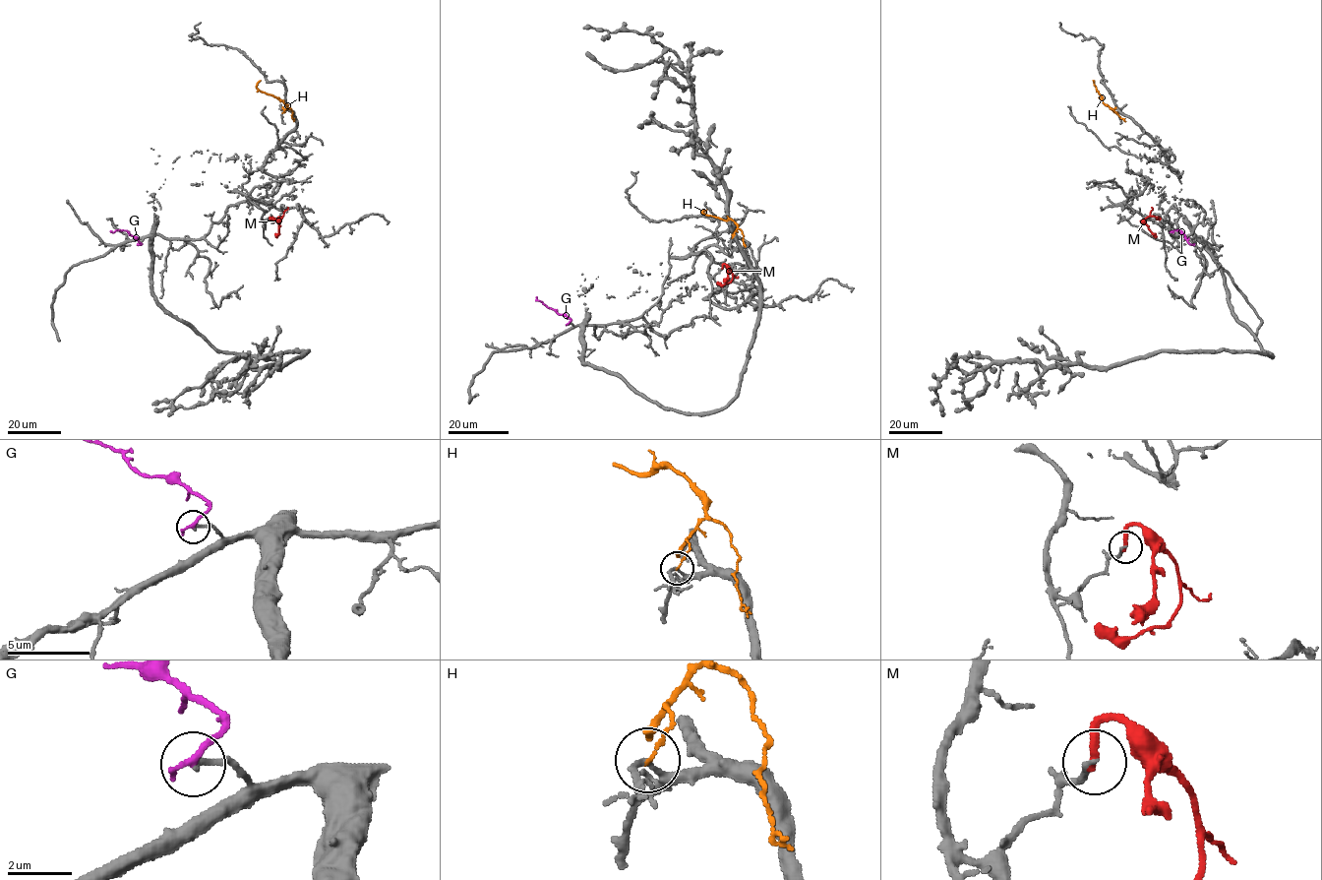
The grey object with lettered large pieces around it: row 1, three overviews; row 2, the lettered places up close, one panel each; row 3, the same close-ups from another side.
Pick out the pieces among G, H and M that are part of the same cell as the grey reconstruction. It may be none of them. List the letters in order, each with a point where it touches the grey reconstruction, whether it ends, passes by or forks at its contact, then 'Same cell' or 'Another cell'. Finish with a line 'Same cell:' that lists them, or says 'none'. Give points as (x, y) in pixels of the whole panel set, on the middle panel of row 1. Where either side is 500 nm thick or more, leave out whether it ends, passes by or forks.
G: Touches grey at (568, 324). It ends there. Same cell
H: Touches grey at (732, 237). It ends there. Another cell
M: Touches grey at (722, 268). It ends there. Another cell
Same cell: G

